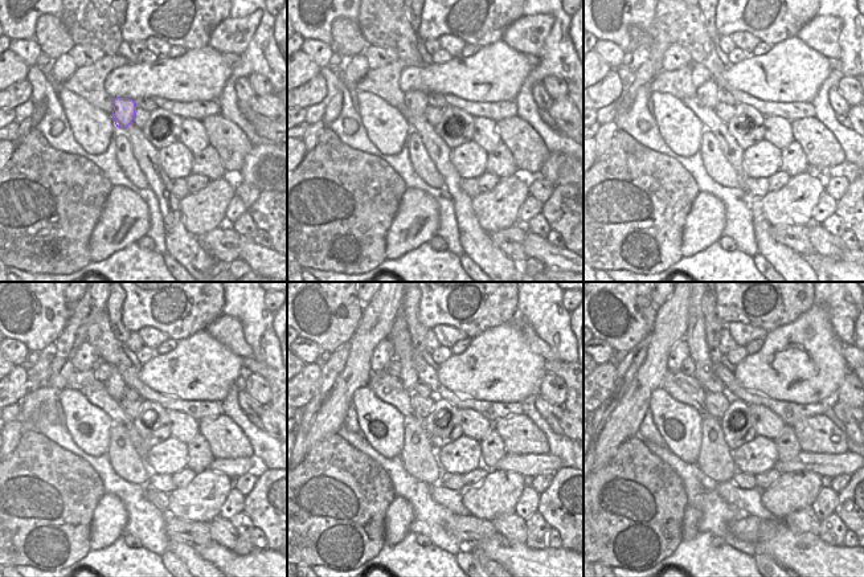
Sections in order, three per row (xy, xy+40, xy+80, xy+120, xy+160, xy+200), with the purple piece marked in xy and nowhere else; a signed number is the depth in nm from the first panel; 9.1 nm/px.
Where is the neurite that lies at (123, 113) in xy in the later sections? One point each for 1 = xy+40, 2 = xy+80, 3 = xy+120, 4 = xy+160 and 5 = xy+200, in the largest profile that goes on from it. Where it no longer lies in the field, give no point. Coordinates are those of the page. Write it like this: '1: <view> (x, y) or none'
1: xy+40 (416, 101)
2: xy+80 (707, 93)
3: xy+120 (114, 385)
4: xy+160 (400, 336)
5: xy+200 (696, 335)

